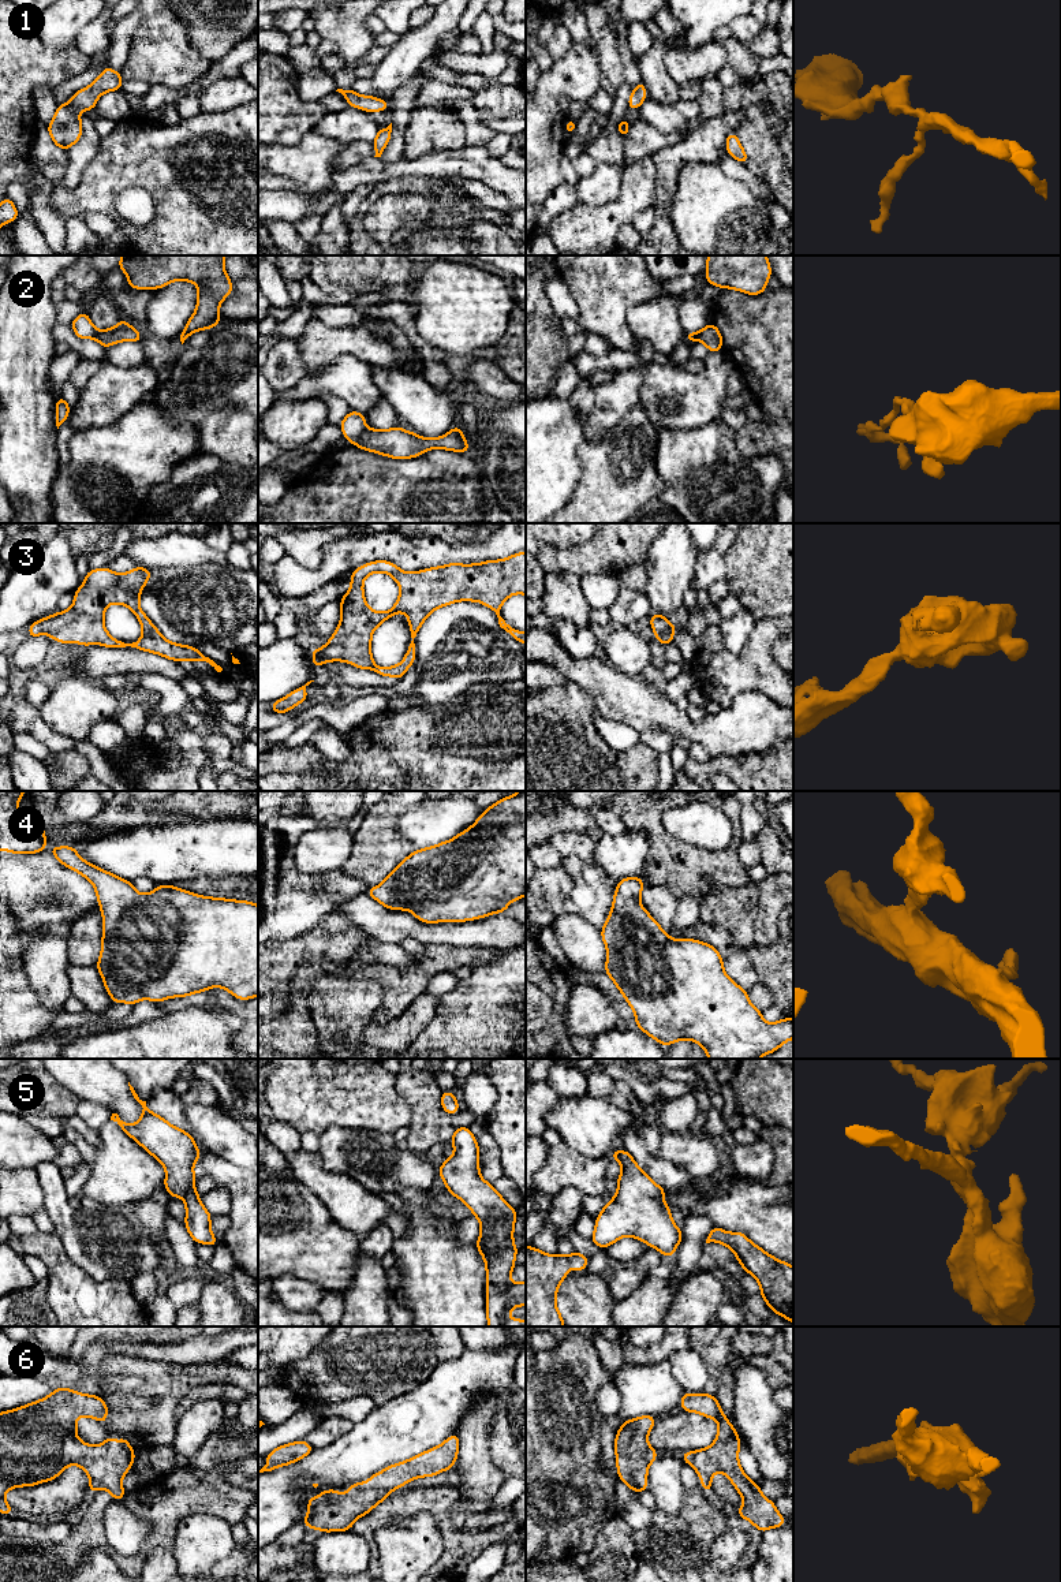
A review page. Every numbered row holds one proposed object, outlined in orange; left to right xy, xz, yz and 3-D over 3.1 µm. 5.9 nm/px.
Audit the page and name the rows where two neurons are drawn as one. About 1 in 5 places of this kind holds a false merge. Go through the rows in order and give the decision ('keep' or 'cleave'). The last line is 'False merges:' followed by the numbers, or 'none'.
1: keep
2: cleave
3: keep
4: keep
5: keep
6: keep
False merges: 2

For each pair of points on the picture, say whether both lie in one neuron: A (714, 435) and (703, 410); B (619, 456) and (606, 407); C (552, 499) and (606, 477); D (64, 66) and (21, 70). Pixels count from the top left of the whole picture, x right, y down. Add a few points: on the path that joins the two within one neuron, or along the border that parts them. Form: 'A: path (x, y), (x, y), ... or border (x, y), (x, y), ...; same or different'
A: border (720, 417), (695, 428), (677, 429); different
B: border (634, 405), (600, 439), (585, 440); different
C: border (579, 459), (578, 485), (560, 508); different
D: path (53, 67), (32, 67); same

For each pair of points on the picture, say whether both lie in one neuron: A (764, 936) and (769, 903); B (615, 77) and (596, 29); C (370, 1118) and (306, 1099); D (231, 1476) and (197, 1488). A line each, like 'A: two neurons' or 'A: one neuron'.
A: one neuron
B: one neuron
C: one neuron
D: two neurons

